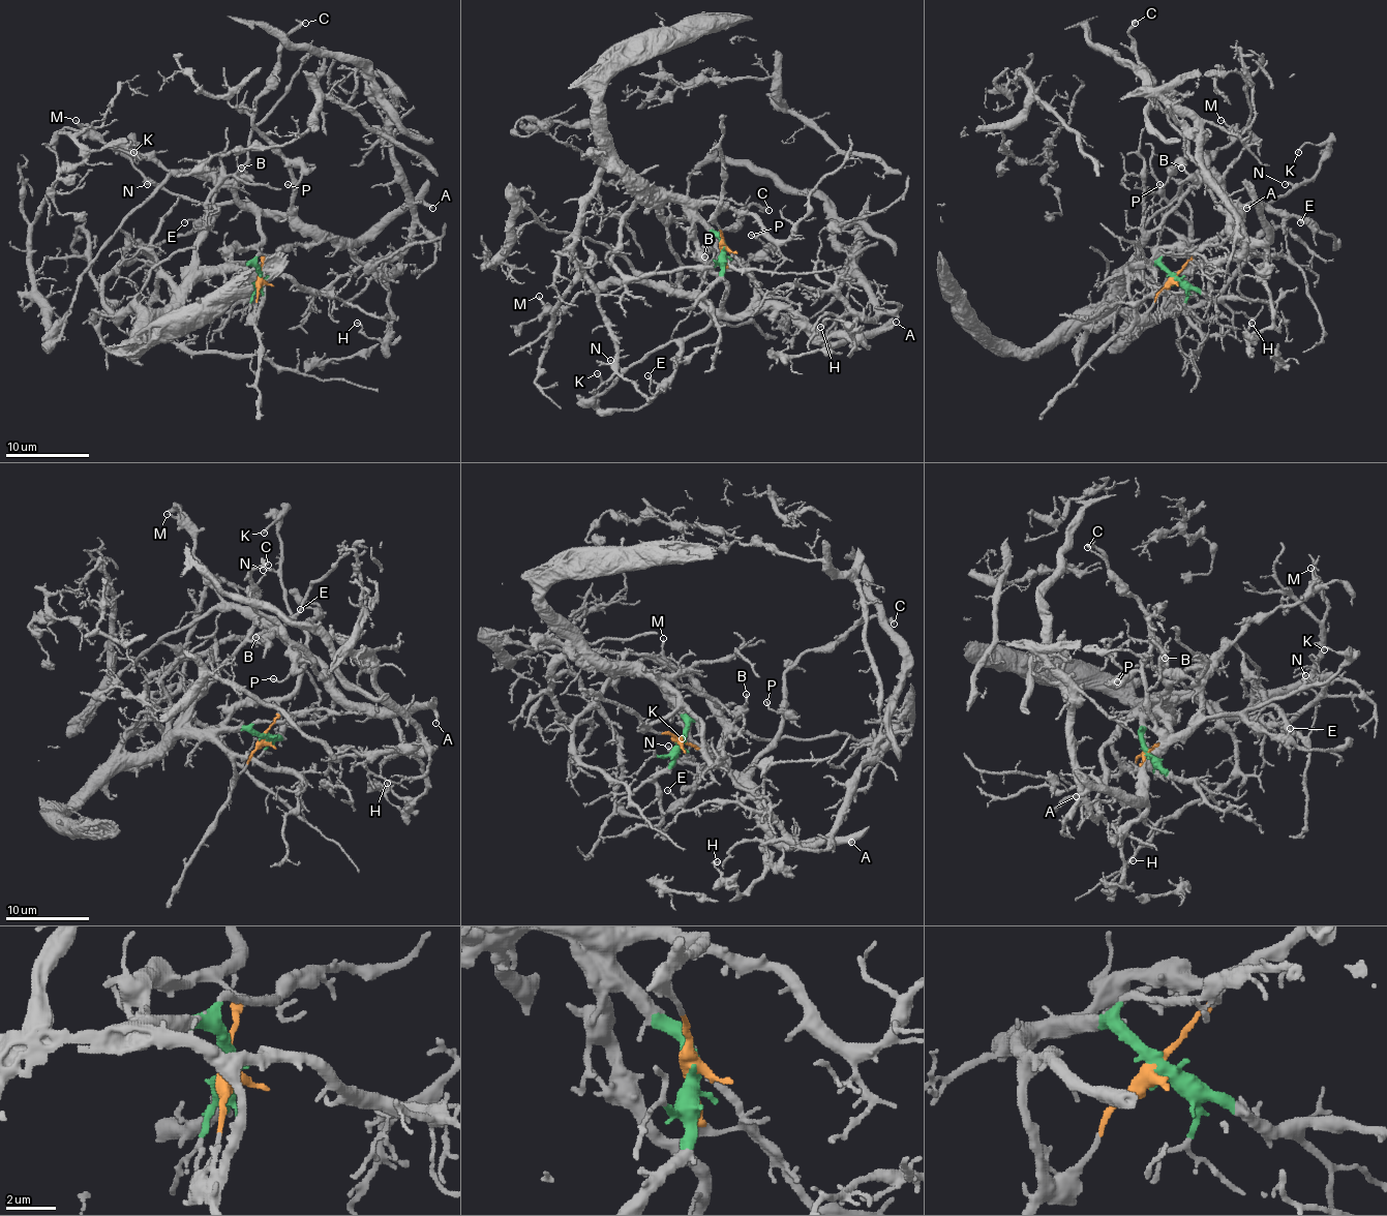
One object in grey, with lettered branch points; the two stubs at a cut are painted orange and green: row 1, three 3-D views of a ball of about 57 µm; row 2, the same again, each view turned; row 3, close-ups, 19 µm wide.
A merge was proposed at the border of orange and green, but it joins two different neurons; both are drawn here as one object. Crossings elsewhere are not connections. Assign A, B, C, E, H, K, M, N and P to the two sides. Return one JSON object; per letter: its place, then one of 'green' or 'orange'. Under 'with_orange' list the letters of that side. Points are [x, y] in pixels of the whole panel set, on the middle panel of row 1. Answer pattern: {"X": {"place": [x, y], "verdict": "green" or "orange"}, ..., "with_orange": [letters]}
{"A": {"place": [896, 322], "verdict": "orange"}, "B": {"place": [704, 256], "verdict": "orange"}, "C": {"place": [769, 210], "verdict": "orange"}, "E": {"place": [647, 375], "verdict": "orange"}, "H": {"place": [820, 327], "verdict": "orange"}, "K": {"place": [597, 373], "verdict": "orange"}, "M": {"place": [539, 296], "verdict": "orange"}, "N": {"place": [610, 360], "verdict": "orange"}, "P": {"place": [751, 235], "verdict": "orange"}, "with_orange": ["A", "B", "C", "E", "H", "K", "M", "N", "P"]}

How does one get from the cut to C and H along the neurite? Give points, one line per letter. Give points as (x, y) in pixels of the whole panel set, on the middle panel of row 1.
C: (723, 249), (723, 308), (742, 314), (756, 283), (717, 237), (752, 205), (769, 210)
H: (723, 249), (729, 314), (784, 308), (817, 341), (844, 337), (853, 347), (844, 323), (832, 318), (819, 327)

